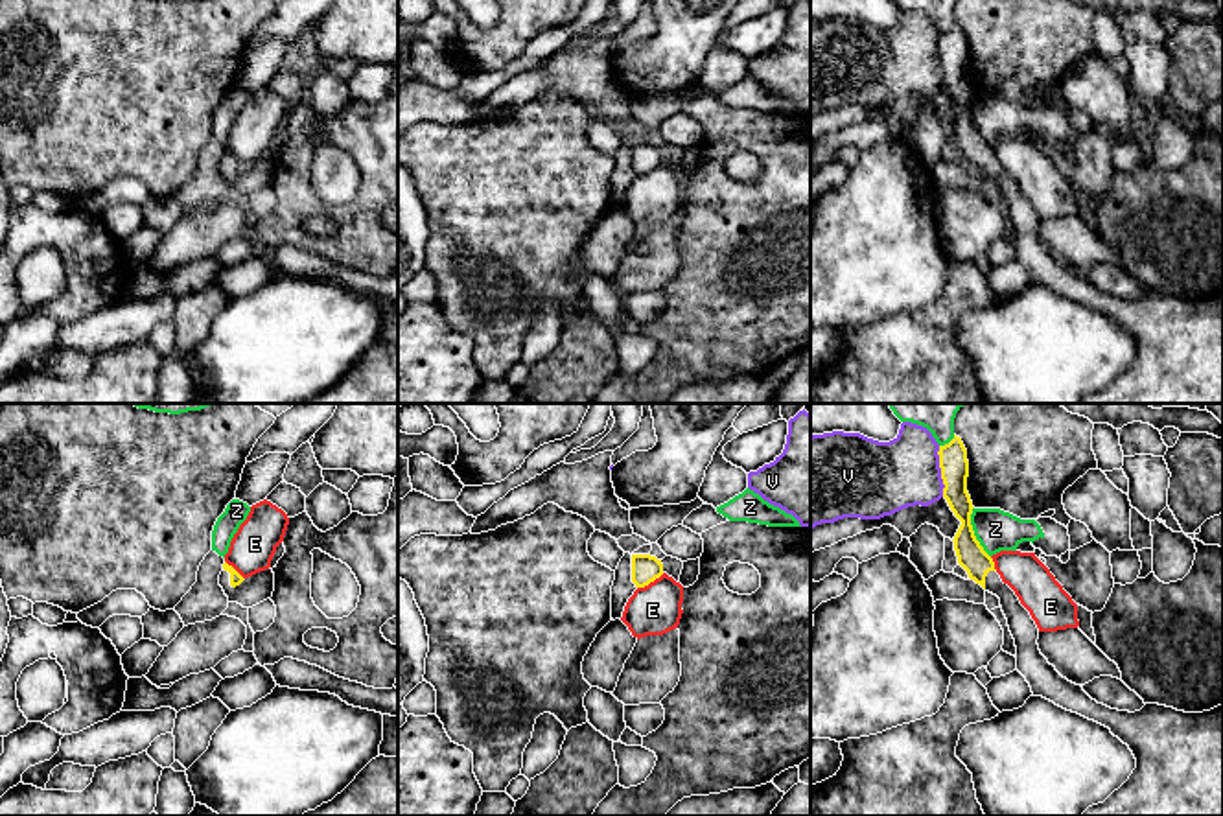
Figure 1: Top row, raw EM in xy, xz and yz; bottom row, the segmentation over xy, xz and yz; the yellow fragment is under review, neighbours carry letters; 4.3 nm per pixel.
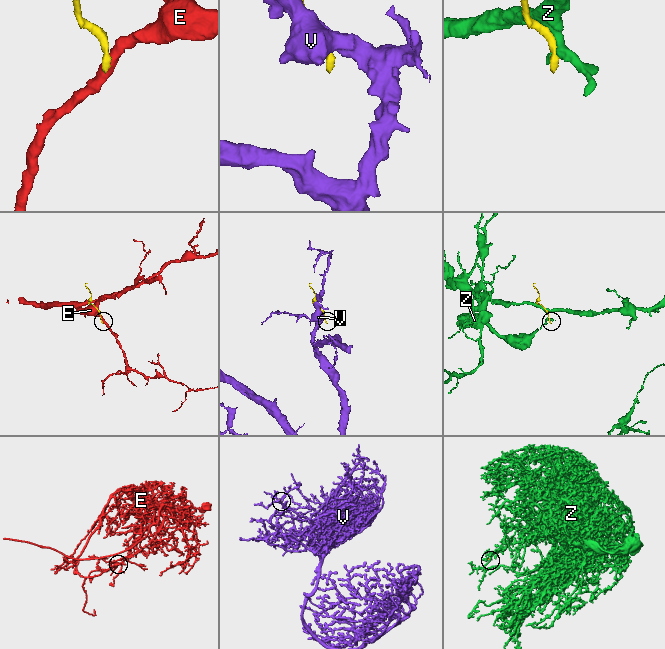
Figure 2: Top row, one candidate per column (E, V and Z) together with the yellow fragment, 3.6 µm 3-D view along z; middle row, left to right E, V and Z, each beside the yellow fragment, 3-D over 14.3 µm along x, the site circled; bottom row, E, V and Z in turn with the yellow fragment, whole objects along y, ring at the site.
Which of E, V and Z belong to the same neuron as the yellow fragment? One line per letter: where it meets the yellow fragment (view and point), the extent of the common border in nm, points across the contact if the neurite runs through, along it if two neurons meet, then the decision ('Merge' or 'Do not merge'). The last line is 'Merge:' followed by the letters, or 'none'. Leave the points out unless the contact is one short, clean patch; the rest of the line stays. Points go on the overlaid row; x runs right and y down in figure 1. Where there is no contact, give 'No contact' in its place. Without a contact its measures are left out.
E: Touches yellow at xz (651, 581). Shared border 140 nm. Boundary: xz (663, 573), (638, 588). Do not merge
V: Touches yellow at yz (942, 472). Shared border 220 nm. Do not merge
Z: Touches yellow at yz (973, 533). Shared border 240 nm. Do not merge
Merge: none

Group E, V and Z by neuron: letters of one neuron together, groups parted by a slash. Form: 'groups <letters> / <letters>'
groups E / V / Z

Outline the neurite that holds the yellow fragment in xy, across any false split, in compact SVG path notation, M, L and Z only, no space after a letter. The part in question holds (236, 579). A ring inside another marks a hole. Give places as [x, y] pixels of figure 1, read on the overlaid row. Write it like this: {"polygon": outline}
{"polygon": "M225 562L219 575L219 586L228 597L228 602L238 602L243 608L252 608L273 597L274 573L273 569L265 569L249 578L243 578L232 565Z"}

